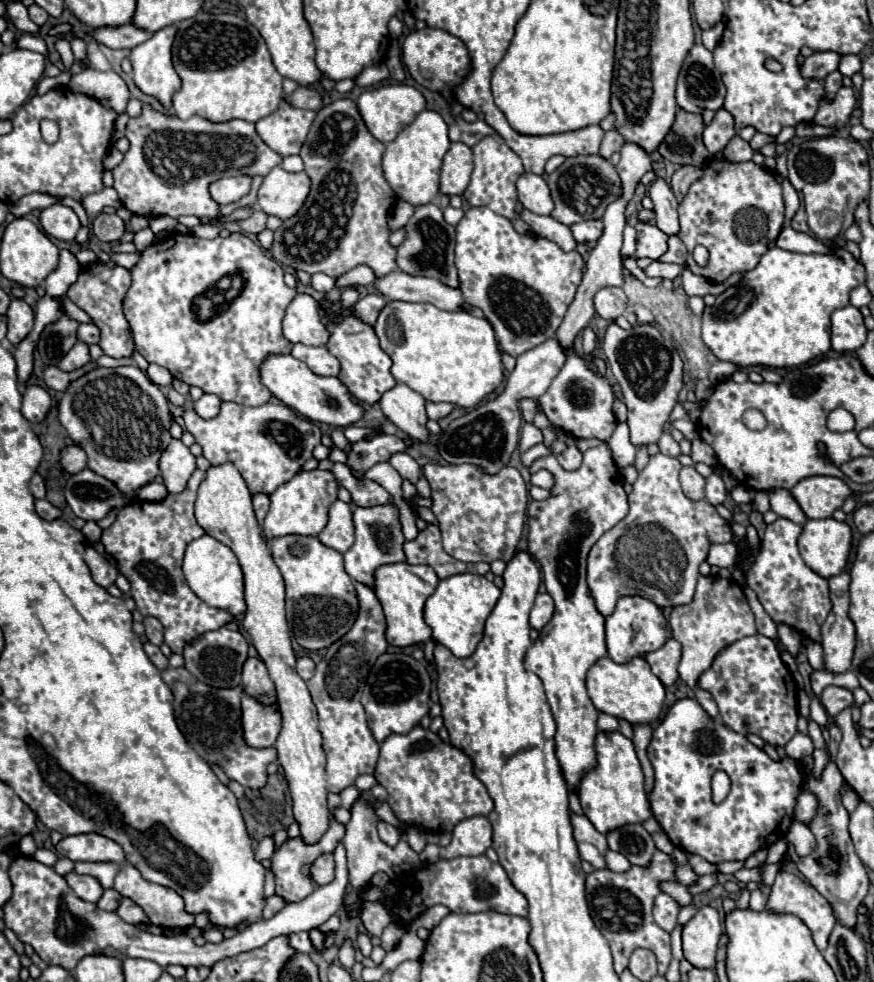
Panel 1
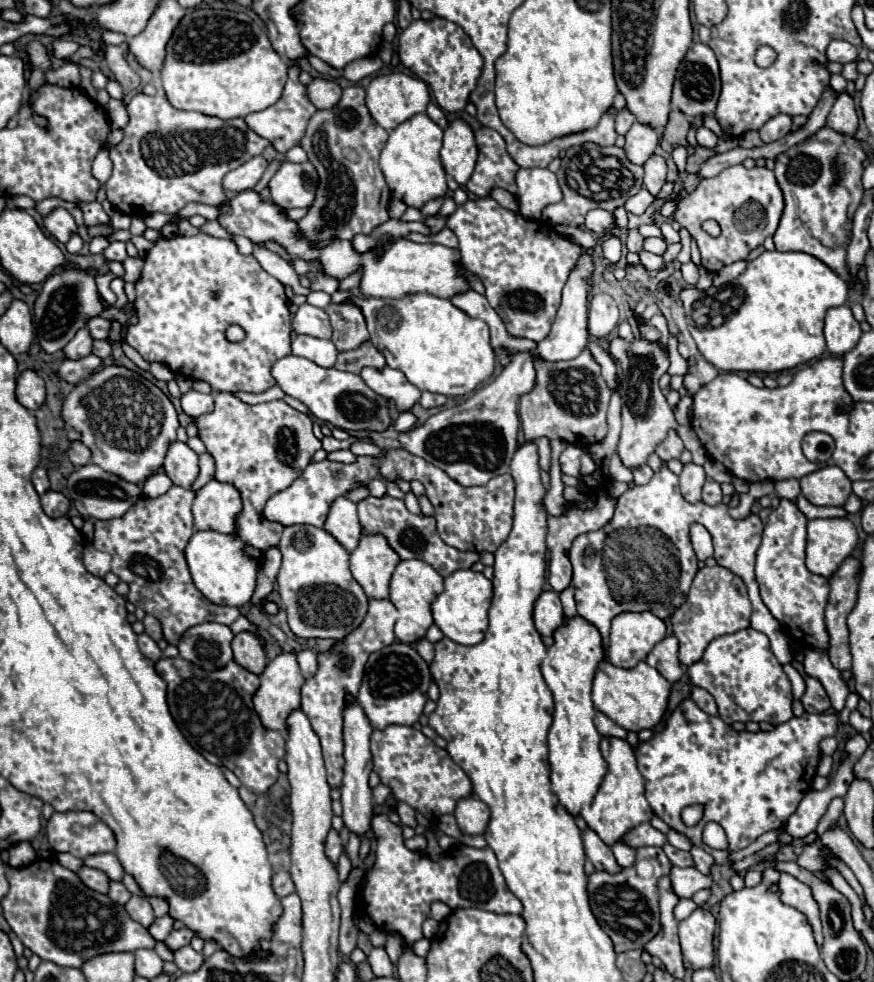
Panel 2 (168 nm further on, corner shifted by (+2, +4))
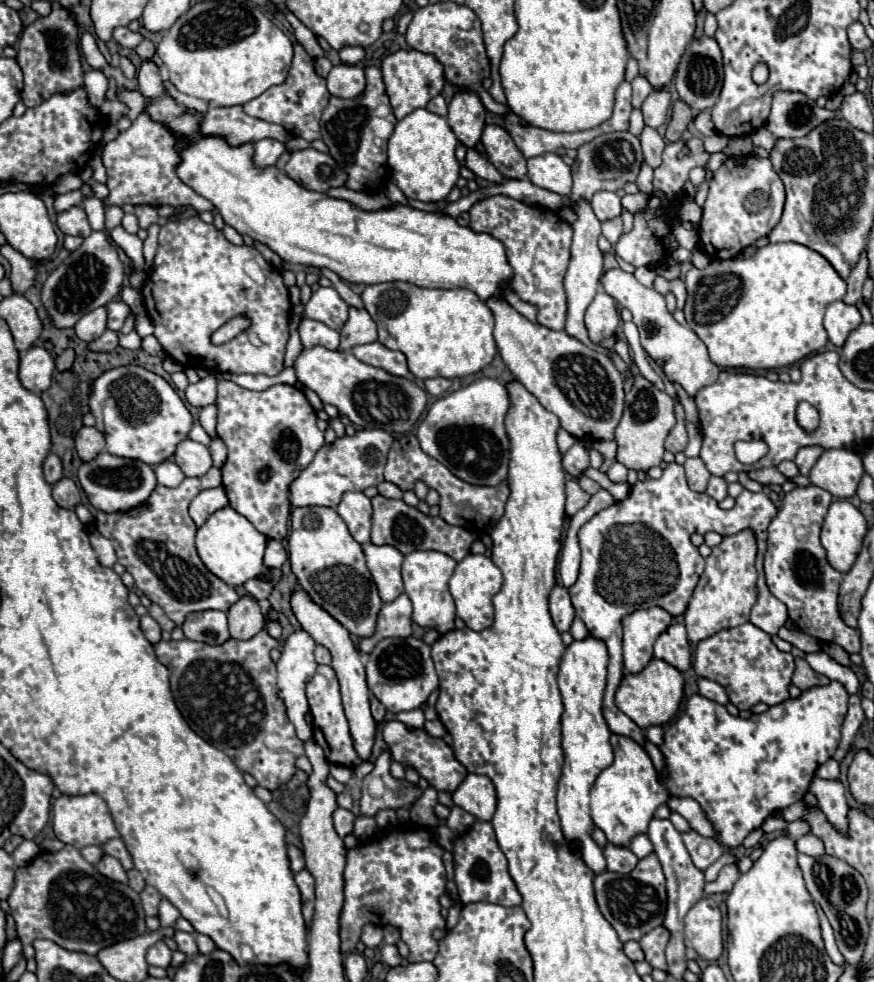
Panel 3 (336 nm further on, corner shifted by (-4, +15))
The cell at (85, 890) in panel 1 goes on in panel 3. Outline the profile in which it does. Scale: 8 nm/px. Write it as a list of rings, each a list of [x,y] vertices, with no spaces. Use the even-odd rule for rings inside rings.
[[[104,855],[102,861],[96,865],[96,869],[104,875],[104,877],[110,877],[112,881],[118,881],[118,883],[126,883],[128,877],[126,877],[126,871],[124,867],[120,865],[118,859],[110,857],[110,855]]]

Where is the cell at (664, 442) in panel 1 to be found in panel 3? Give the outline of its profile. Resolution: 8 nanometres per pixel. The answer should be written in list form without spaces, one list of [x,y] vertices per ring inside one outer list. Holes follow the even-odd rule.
[[[676,407],[674,413],[676,413],[676,425],[674,425],[674,429],[670,431],[670,435],[666,437],[666,449],[668,449],[670,453],[680,453],[680,451],[684,451],[684,447],[686,447],[686,443],[688,443],[686,427],[684,427],[686,419],[684,419],[684,409],[682,409],[682,407]]]

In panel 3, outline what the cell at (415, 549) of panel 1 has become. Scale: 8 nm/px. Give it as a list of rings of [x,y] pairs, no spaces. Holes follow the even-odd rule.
[[[376,495],[372,499],[374,505],[374,517],[372,517],[372,543],[374,545],[392,545],[400,553],[408,555],[418,549],[434,549],[450,555],[454,561],[462,561],[470,553],[470,543],[476,539],[476,535],[464,527],[448,525],[442,517],[428,517],[422,515],[418,509],[406,505],[404,501],[388,499],[382,495]]]

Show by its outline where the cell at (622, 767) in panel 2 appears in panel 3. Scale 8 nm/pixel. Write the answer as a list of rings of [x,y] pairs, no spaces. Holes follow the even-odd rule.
[[[612,735],[610,743],[614,747],[614,763],[598,775],[590,793],[592,795],[590,811],[594,825],[604,831],[612,845],[628,847],[636,835],[646,833],[656,807],[666,803],[670,799],[670,793],[658,781],[656,769],[644,747],[640,747],[630,737],[622,735]]]

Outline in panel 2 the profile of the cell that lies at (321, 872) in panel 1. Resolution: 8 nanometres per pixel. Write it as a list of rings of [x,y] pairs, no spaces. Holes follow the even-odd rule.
[[[330,830],[328,838],[326,838],[324,852],[326,852],[328,860],[330,860],[334,866],[338,866],[338,858],[340,858],[340,854],[342,854],[342,842],[340,842],[340,836],[338,836],[334,830]]]

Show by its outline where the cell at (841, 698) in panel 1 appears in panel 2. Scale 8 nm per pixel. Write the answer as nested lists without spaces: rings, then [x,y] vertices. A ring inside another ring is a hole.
[[[806,678],[806,692],[800,698],[804,709],[810,714],[822,714],[830,708],[830,698],[824,690],[824,686],[816,678]]]

